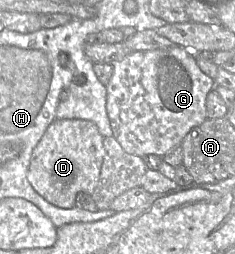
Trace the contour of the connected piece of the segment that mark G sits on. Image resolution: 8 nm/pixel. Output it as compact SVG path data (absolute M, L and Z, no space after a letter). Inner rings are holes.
M181 46L131 52L113 63L113 74L106 86L106 109L112 136L129 154L138 157L148 155L162 157L179 146L189 131L205 121L206 98L215 86L214 80L198 67L195 53Z

